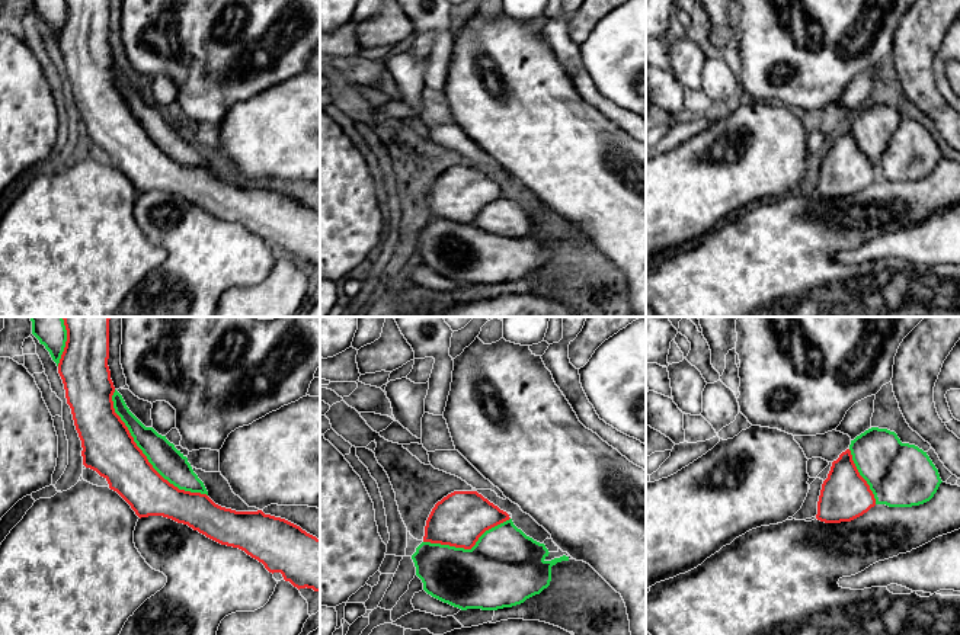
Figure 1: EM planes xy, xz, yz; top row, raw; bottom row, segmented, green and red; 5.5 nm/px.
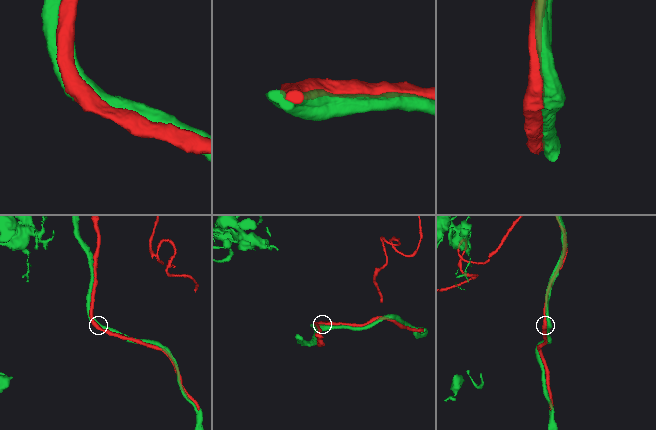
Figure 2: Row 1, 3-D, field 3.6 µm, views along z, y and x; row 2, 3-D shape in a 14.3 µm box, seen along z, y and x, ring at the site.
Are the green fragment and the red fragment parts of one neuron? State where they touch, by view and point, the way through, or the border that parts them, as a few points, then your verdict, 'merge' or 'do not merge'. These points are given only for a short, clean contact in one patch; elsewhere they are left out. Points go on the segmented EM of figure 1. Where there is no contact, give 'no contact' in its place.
xy (144, 454) | merge

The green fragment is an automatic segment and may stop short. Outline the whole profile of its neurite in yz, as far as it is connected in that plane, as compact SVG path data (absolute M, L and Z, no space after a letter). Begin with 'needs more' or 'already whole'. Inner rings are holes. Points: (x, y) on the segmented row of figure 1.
needs more | M871 427L851 440L849 448L832 462L822 484L816 519L825 523L851 522L876 504L912 507L929 501L941 478L938 469L922 449L902 443L895 432Z

